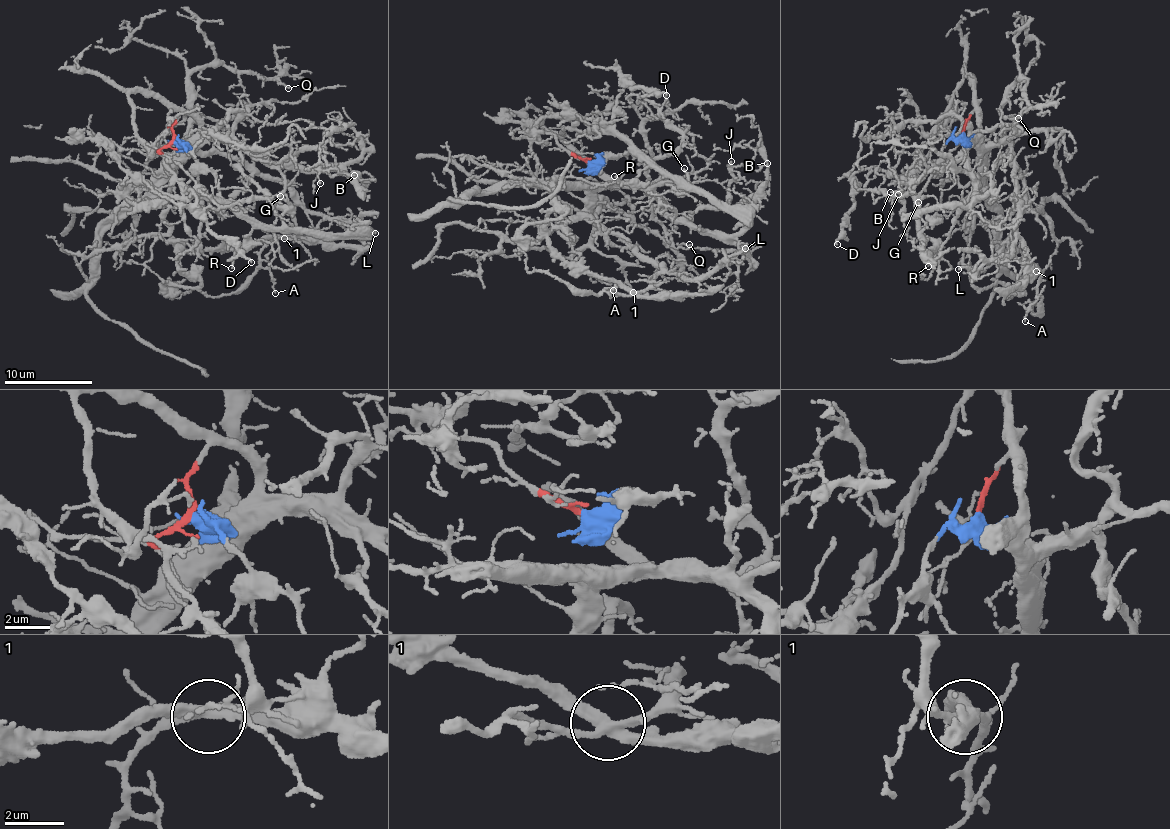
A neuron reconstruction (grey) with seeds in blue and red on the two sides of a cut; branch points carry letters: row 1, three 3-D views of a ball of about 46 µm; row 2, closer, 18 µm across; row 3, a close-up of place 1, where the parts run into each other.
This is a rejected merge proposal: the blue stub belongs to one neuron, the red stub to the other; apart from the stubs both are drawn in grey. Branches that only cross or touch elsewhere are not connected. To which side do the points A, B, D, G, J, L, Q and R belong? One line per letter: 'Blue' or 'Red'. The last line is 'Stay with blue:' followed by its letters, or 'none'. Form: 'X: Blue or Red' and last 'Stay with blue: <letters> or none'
A: Red
B: Red
D: Blue
G: Blue
J: Red
L: Red
Q: Red
R: Blue
Stay with blue: D, G, R

